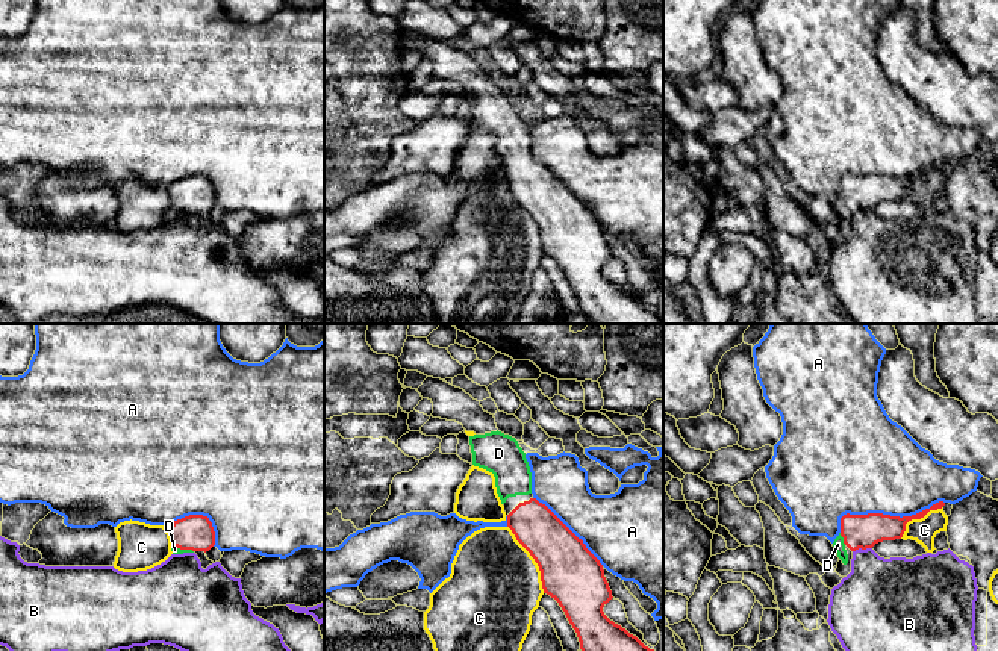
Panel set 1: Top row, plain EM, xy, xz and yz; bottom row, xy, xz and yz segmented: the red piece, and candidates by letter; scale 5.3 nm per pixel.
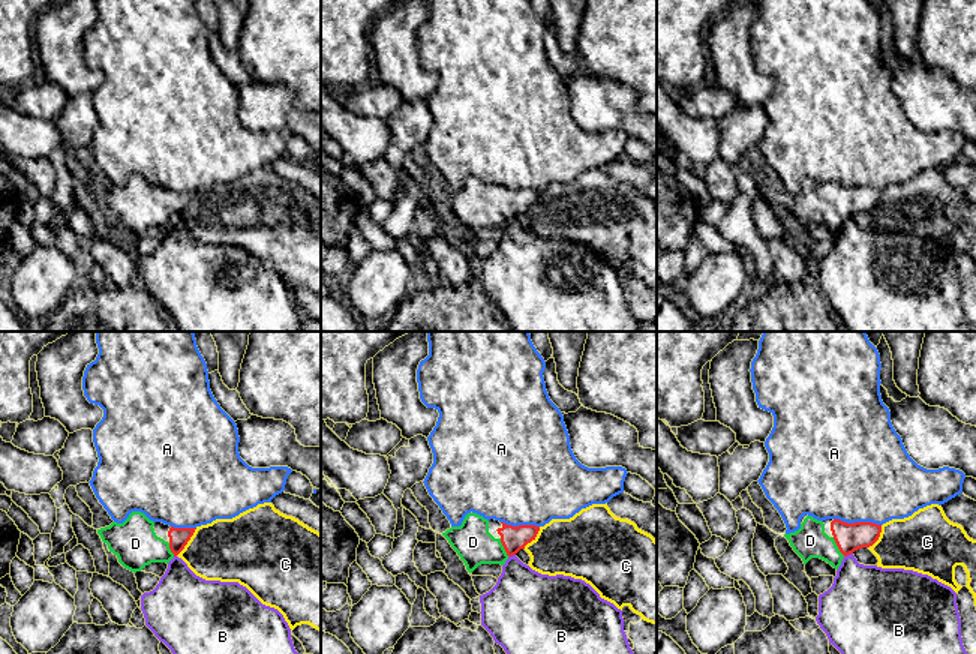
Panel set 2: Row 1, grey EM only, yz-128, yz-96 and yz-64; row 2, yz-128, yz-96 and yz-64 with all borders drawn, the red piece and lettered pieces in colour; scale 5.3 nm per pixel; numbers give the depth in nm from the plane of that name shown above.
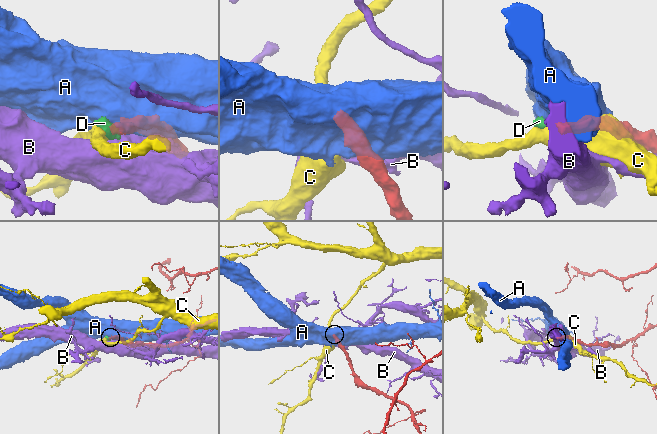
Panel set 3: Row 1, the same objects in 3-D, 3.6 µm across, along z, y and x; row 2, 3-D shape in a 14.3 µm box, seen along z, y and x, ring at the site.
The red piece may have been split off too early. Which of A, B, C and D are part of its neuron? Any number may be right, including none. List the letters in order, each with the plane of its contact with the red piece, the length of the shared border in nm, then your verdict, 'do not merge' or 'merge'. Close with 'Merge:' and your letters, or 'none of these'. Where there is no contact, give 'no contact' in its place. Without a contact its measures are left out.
A: meets red in yz; contact 600 nm long; do not merge
B: meets red in yz; contact 110 nm long; do not merge
C: meets red in xz; contact 400 nm long; do not merge
D: meets red in yz; contact 70 nm long; merge
Merge: D

